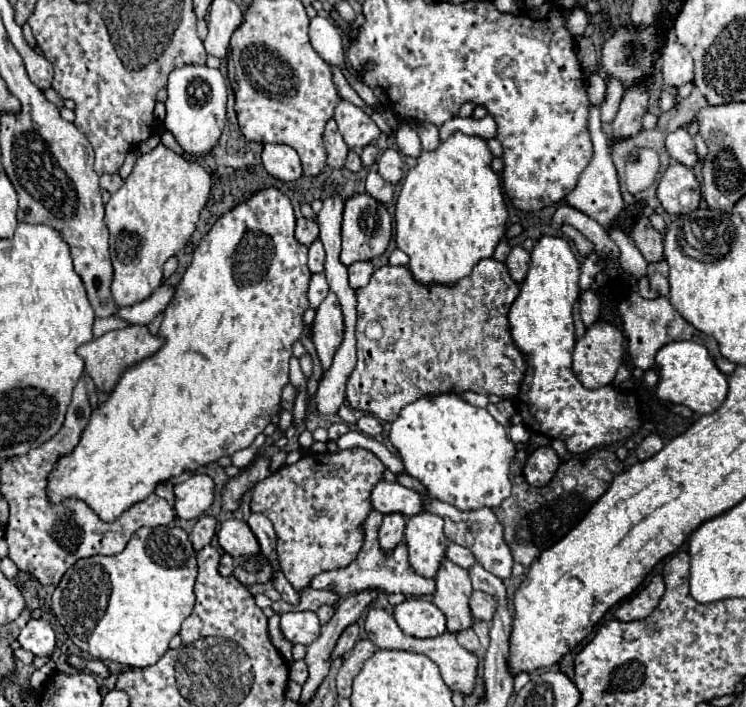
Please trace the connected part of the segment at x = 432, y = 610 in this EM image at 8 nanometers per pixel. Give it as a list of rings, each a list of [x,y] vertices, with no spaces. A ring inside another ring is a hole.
[[[406,598],[394,608],[394,620],[402,632],[416,638],[432,638],[446,632],[444,614],[424,598]]]

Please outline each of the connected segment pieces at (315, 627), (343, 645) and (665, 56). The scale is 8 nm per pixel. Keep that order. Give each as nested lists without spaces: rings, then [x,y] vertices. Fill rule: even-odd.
[[[314,612],[282,614],[280,630],[290,644],[312,644],[320,636],[320,622]]]
[[[352,624],[352,626],[348,626],[348,628],[342,632],[342,636],[338,638],[336,648],[334,648],[334,652],[332,652],[332,660],[338,660],[338,658],[350,654],[352,646],[356,644],[356,640],[358,640],[358,626]]]
[[[674,36],[666,40],[666,46],[660,56],[660,72],[664,78],[664,84],[670,84],[674,88],[692,82],[694,72],[692,72],[692,56],[690,52],[676,42]]]

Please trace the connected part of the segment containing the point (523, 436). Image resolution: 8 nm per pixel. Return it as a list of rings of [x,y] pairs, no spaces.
[[[518,424],[518,426],[510,426],[510,430],[508,430],[508,436],[510,436],[510,440],[512,442],[528,442],[530,440],[530,432],[528,432],[528,428],[524,426],[524,424]]]

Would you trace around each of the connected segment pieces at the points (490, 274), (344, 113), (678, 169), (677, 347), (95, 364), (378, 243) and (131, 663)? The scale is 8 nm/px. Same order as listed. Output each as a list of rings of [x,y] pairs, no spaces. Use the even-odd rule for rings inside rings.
[[[484,258],[484,260],[480,260],[480,262],[474,266],[474,270],[472,270],[470,276],[466,276],[466,278],[454,282],[452,286],[448,286],[448,284],[420,284],[418,280],[414,280],[414,276],[412,276],[412,272],[408,270],[408,266],[382,266],[382,268],[378,268],[378,270],[372,274],[368,286],[364,286],[364,288],[360,288],[360,290],[356,292],[356,296],[358,296],[358,322],[356,322],[358,364],[356,364],[354,372],[352,372],[350,378],[348,378],[348,384],[346,384],[346,400],[348,400],[348,404],[350,404],[354,410],[368,412],[368,414],[378,416],[380,420],[392,424],[392,422],[398,418],[398,412],[400,412],[406,404],[410,404],[410,402],[414,402],[414,400],[418,400],[418,398],[422,398],[422,396],[428,396],[428,394],[450,392],[450,390],[456,392],[456,394],[462,394],[462,392],[470,390],[470,392],[484,394],[484,396],[496,394],[496,396],[500,396],[500,398],[512,400],[512,398],[520,392],[520,384],[522,384],[522,378],[524,378],[524,372],[526,372],[526,360],[524,360],[522,352],[516,348],[516,344],[514,344],[514,340],[512,340],[512,334],[510,334],[510,324],[508,324],[508,310],[510,310],[512,302],[518,298],[518,292],[520,292],[520,286],[510,278],[506,264],[498,262],[496,258]],[[370,324],[378,324],[378,326],[380,326],[382,334],[380,334],[378,338],[370,338],[370,334],[366,332]]]
[[[342,100],[334,110],[334,120],[338,122],[338,128],[350,150],[364,148],[370,142],[376,142],[380,136],[380,128],[352,102]]]
[[[672,162],[662,174],[656,196],[668,214],[686,214],[698,208],[700,184],[688,166]]]
[[[688,340],[688,342],[670,342],[662,346],[656,354],[654,370],[658,374],[658,384],[654,388],[654,394],[660,400],[684,404],[698,414],[712,414],[728,394],[726,374],[716,368],[706,346],[700,342]]]
[[[128,326],[128,328],[122,328],[122,330],[112,330],[112,332],[106,332],[104,336],[88,342],[88,344],[82,344],[78,348],[78,354],[82,356],[82,360],[86,362],[86,372],[90,374],[90,378],[94,380],[96,388],[100,392],[106,392],[110,394],[114,390],[114,386],[118,384],[118,380],[122,378],[122,374],[136,366],[138,362],[150,358],[154,352],[158,352],[158,348],[164,344],[162,338],[158,336],[152,336],[148,332],[146,326]]]
[[[366,192],[346,200],[344,222],[342,222],[342,252],[340,252],[340,262],[344,266],[382,256],[388,248],[390,238],[392,238],[392,216],[388,214],[384,204],[380,204]]]
[[[140,528],[132,534],[124,552],[114,556],[90,556],[78,560],[60,580],[52,594],[52,610],[72,642],[98,660],[112,660],[126,668],[148,668],[168,650],[172,636],[180,632],[182,620],[192,612],[198,576],[196,552],[180,552],[180,528]]]

